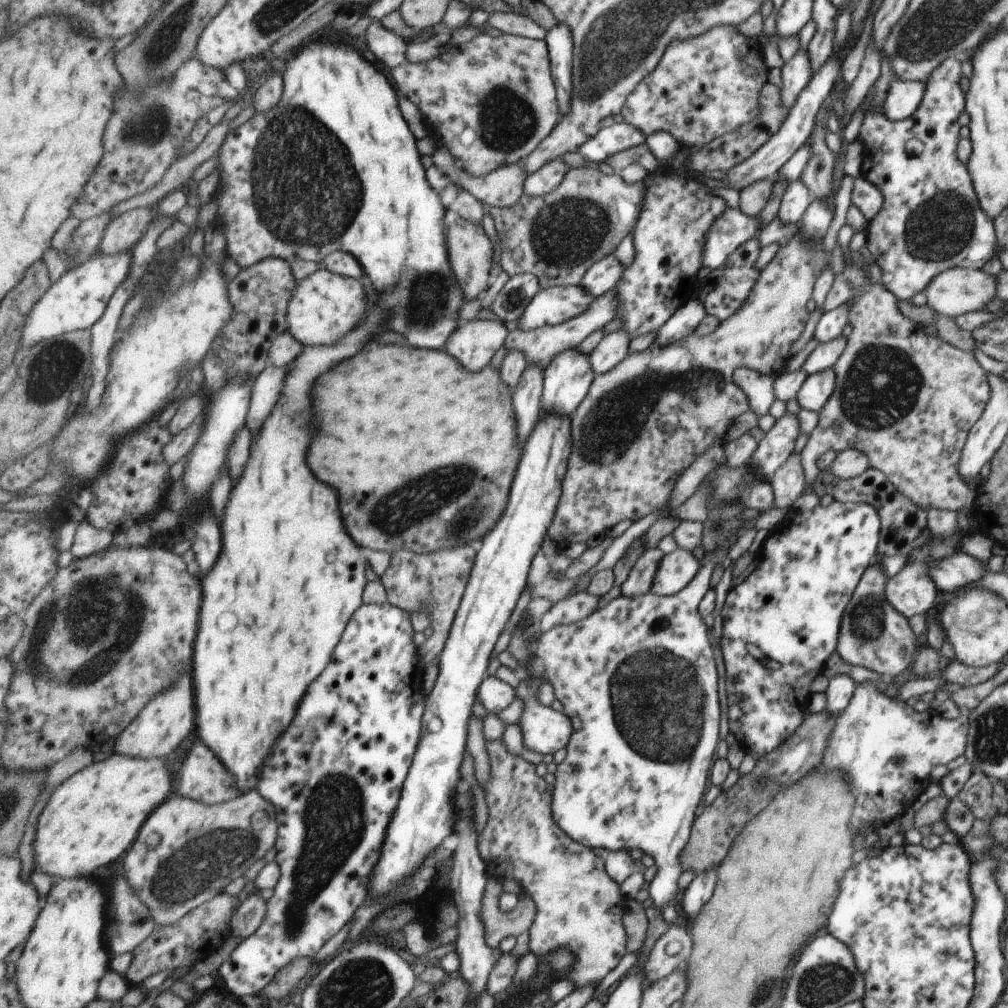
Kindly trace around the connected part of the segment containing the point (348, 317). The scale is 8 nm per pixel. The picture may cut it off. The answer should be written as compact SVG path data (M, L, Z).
M321 266L298 283L298 289L290 295L288 306L290 333L301 344L311 344L311 346L335 344L345 334L349 334L357 326L357 322L363 318L363 314L367 312L369 302L365 300L363 288L365 286L361 280L341 276Z

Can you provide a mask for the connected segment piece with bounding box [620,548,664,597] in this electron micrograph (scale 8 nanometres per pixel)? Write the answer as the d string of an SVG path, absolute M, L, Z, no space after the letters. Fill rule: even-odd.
M645 548L642 555L633 563L629 576L621 583L620 594L634 597L649 591L663 555L660 549Z

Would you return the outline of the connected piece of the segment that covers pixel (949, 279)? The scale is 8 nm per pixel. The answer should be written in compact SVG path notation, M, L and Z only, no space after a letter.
M953 267L949 270L944 270L933 278L930 285L927 285L926 289L923 290L926 298L925 305L937 314L952 318L981 310L988 302L995 301L998 296L999 282L996 276L981 269Z

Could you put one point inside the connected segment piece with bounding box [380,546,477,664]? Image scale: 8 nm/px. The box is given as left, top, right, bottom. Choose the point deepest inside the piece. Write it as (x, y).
(435, 583)

